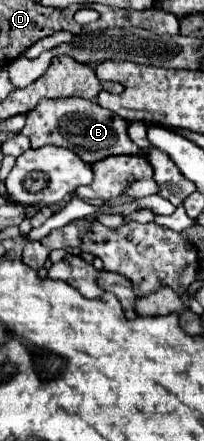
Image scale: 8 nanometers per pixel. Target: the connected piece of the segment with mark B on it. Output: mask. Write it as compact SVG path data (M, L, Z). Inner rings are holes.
M78 97L56 101L44 99L30 113L26 113L26 125L22 129L22 135L30 139L34 149L40 149L44 145L68 147L78 153L86 163L96 163L110 155L136 155L140 151L140 147L128 139L126 127L128 123L122 121L122 117L106 111L96 101Z

